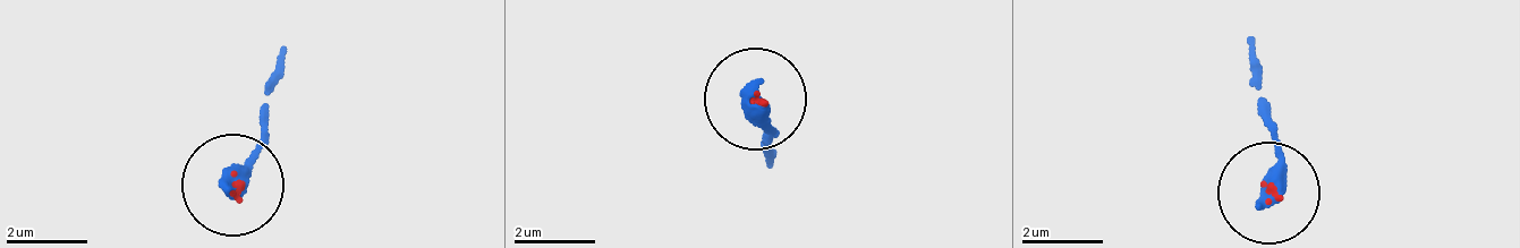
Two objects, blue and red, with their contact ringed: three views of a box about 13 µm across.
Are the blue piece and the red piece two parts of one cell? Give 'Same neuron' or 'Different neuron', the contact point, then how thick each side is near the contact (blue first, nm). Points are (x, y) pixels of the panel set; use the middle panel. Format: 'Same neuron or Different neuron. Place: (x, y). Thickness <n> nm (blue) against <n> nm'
Same neuron. Place: (755, 99). Thickness 480 nm (blue) against 70 nm

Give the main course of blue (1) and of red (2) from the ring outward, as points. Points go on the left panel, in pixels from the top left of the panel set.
1: (236, 186), (244, 159), (268, 133), (281, 46)
2: (236, 186), (244, 201)

